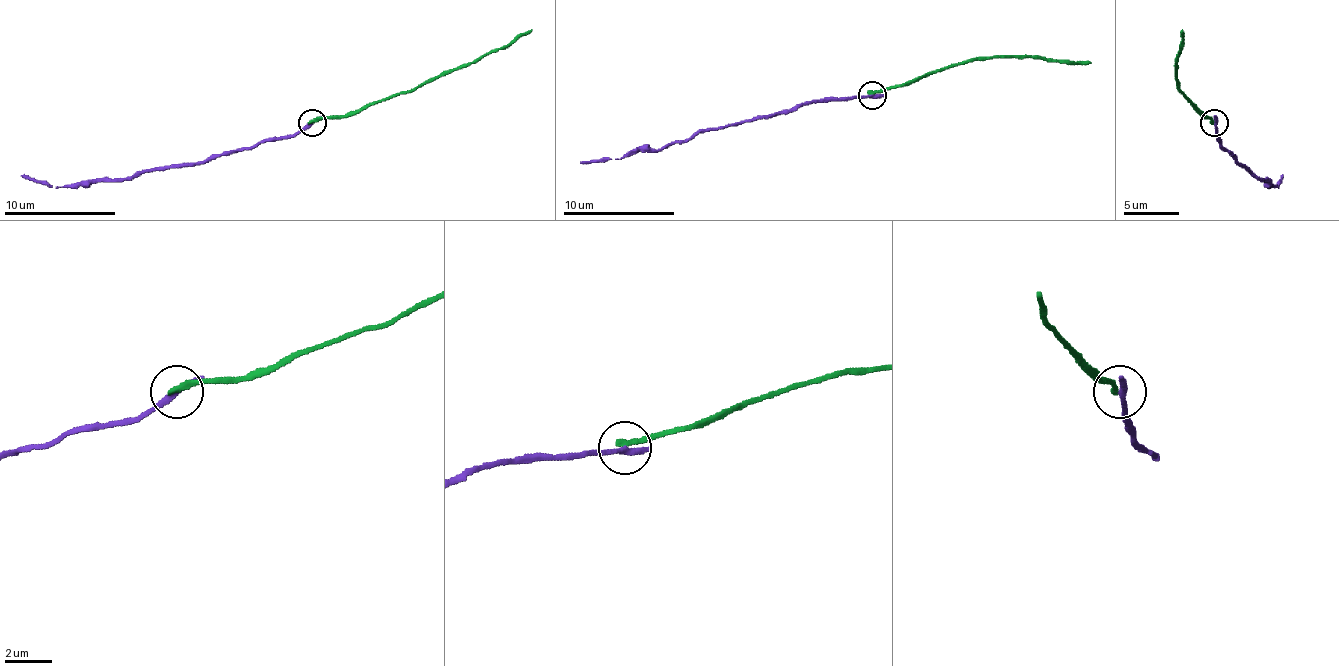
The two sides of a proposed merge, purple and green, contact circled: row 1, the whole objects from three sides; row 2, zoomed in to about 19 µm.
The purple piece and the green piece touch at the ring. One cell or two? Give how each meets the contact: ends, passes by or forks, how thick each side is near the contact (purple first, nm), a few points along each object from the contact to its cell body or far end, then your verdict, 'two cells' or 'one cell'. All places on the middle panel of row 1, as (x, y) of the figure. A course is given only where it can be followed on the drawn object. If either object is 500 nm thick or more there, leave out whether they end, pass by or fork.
purple passes by; green ends there; 240 nm thick on the purple side, 260 nm on the other; purple runs (872, 94), (850, 99), (814, 99), (755, 119), (697, 130), (683, 141), (580, 164); green runs (872, 94), (906, 86), (934, 72), (973, 60), (1040, 58), (1090, 63); two cells

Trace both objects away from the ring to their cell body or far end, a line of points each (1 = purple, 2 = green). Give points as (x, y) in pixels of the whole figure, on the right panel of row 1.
1: (1213, 122), (1219, 144), (1238, 164), (1261, 180), (1277, 186), (1283, 175)
2: (1213, 122), (1180, 91), (1177, 60), (1183, 30)

